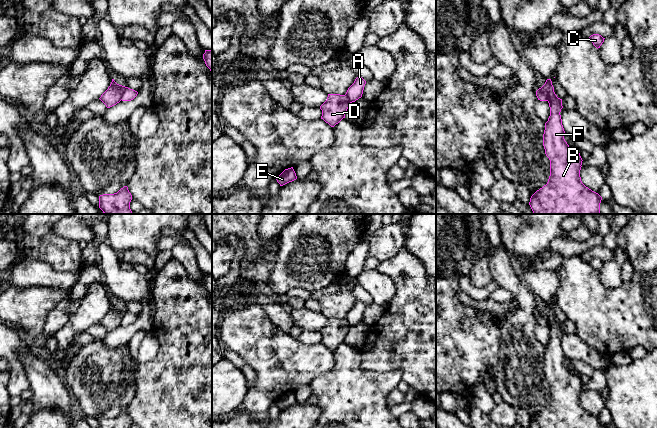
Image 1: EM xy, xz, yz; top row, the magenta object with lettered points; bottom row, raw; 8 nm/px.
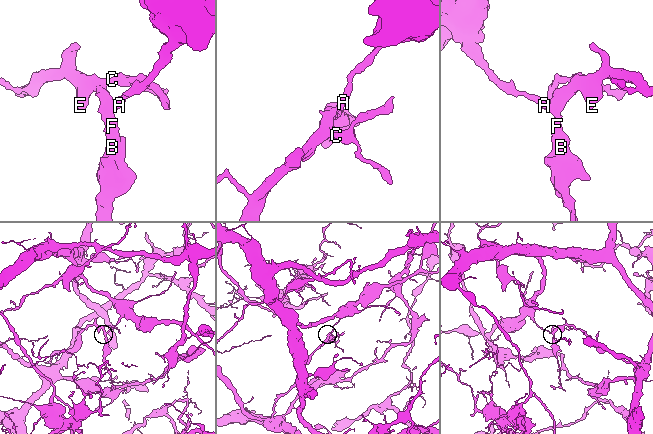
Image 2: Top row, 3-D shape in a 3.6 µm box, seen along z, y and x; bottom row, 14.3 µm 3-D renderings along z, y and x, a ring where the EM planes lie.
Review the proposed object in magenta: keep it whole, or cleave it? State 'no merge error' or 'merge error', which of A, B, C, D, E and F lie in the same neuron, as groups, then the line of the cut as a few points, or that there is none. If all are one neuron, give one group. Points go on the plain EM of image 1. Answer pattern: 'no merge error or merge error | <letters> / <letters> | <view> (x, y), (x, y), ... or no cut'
merge error | A / B C D E F | xy (126, 311), (120, 323)

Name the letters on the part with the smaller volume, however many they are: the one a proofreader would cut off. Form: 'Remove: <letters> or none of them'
Remove: B, C, D, E, F

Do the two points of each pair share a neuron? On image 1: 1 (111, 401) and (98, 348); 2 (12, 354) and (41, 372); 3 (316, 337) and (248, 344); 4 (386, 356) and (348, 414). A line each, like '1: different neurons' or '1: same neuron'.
1: same neuron
2: different neurons
3: different neurons
4: different neurons

